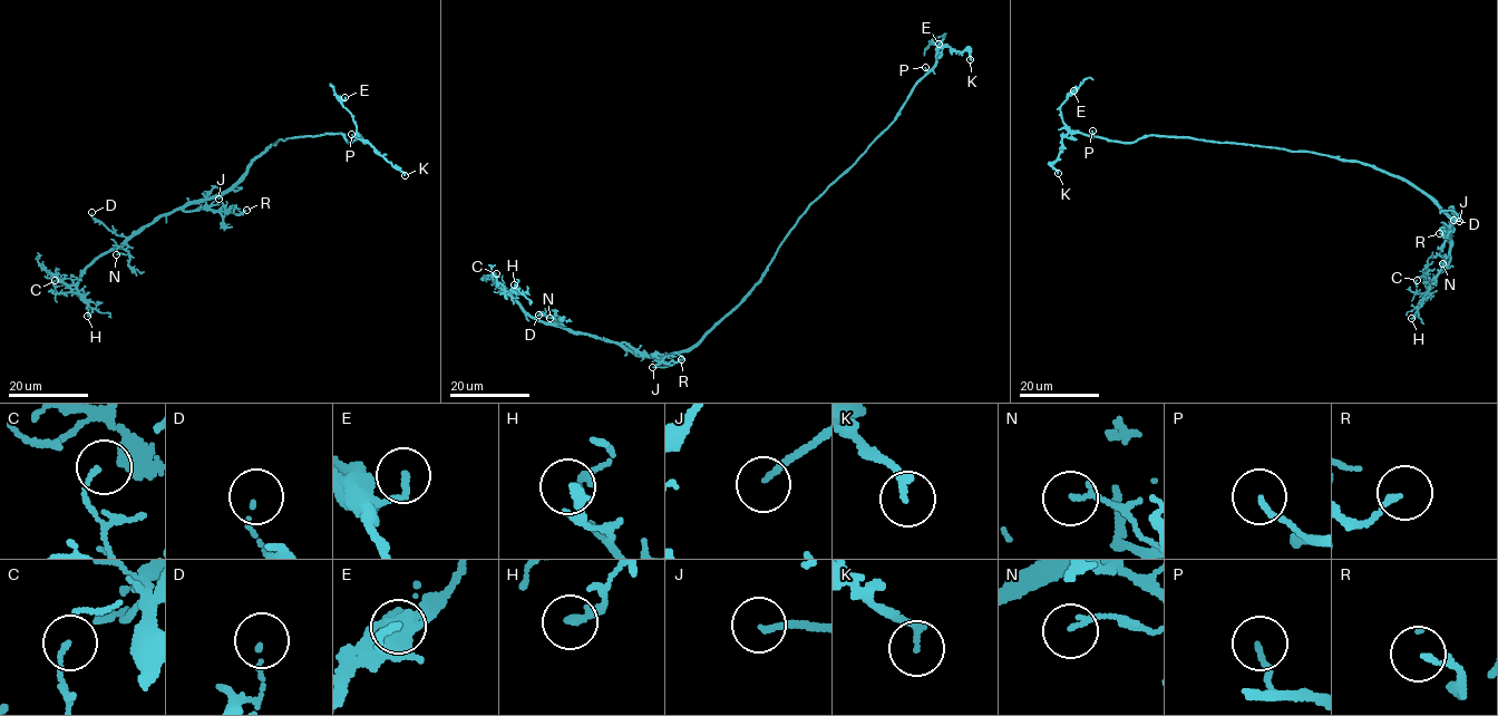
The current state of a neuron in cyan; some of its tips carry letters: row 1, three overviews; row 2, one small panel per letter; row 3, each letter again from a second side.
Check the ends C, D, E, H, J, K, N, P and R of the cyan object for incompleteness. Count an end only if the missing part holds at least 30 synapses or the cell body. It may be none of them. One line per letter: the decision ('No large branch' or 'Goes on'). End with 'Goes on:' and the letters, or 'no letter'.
C: No large branch
D: No large branch
E: No large branch
H: No large branch
J: Goes on
K: Goes on
N: No large branch
P: No large branch
R: No large branch
Goes on: J, K

